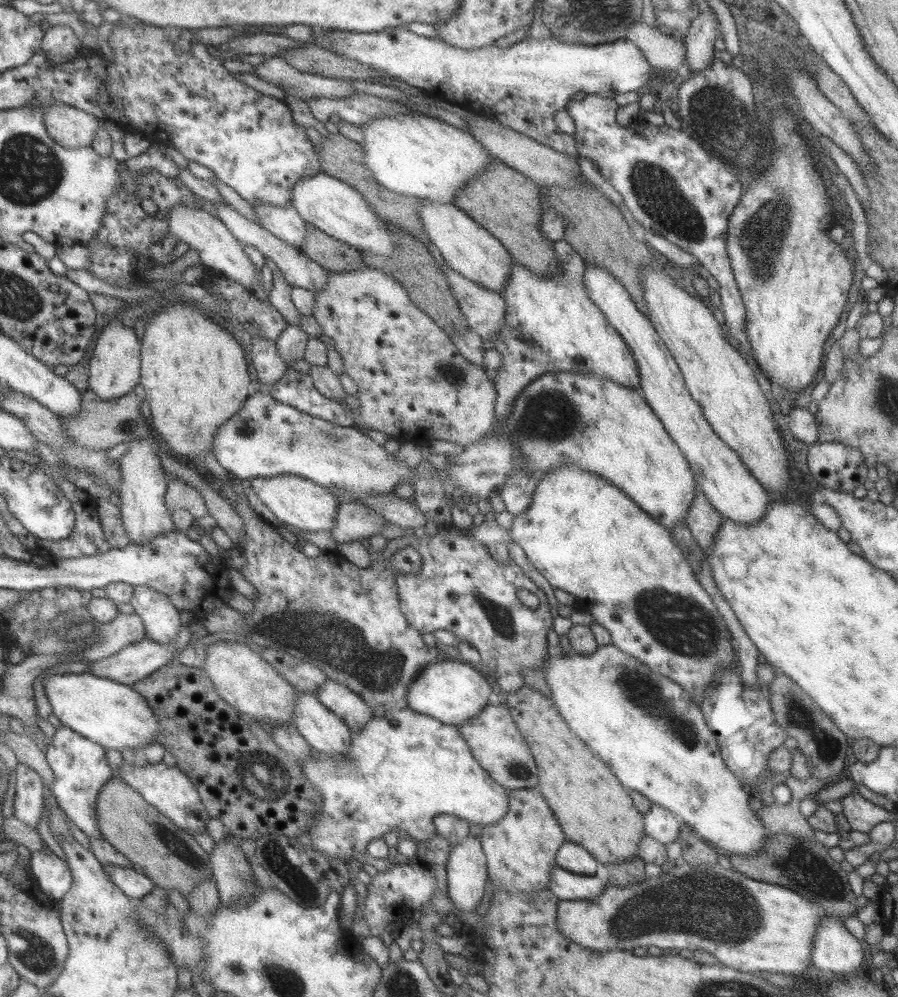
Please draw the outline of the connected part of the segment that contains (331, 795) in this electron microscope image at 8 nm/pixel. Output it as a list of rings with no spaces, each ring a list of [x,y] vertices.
[[[409,708],[391,710],[384,717],[372,715],[365,727],[351,733],[345,757],[335,761],[323,754],[319,758],[309,756],[299,768],[309,781],[311,790],[321,796],[320,810],[310,818],[305,833],[309,835],[313,849],[324,852],[327,858],[341,860],[344,865],[353,858],[353,852],[362,854],[367,842],[381,839],[385,832],[396,828],[404,830],[416,841],[431,840],[436,834],[432,822],[437,815],[455,816],[482,828],[501,820],[508,809],[507,790],[497,785],[477,764],[458,728]]]

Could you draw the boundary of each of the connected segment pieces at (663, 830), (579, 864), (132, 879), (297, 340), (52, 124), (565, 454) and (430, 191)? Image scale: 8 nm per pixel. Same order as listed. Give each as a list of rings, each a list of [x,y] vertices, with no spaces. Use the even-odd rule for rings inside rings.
[[[651,804],[643,818],[644,834],[664,845],[677,840],[677,835],[683,825],[676,814],[655,804]]]
[[[567,840],[557,849],[555,863],[577,875],[594,875],[597,866],[595,859],[582,846]]]
[[[103,865],[103,873],[107,875],[115,887],[132,900],[139,900],[155,887],[143,873],[134,868]]]
[[[288,325],[274,340],[275,352],[289,367],[298,367],[304,358],[309,336],[298,326]]]
[[[54,104],[43,110],[47,134],[63,148],[90,146],[94,141],[98,118],[68,104]]]
[[[576,372],[541,374],[514,398],[502,422],[501,432],[497,429],[491,433],[490,430],[482,439],[465,445],[460,452],[447,458],[446,472],[437,473],[440,482],[446,487],[445,493],[460,490],[461,496],[477,496],[480,500],[488,500],[493,492],[498,492],[514,470],[532,472],[539,478],[564,462],[588,470],[616,486],[655,523],[667,530],[684,520],[698,488],[683,453],[638,390],[615,385],[607,379],[593,377],[593,374]]]
[[[400,112],[395,116],[380,116],[359,126],[364,141],[364,159],[372,177],[387,190],[407,197],[426,199],[441,204],[452,204],[458,190],[461,190],[472,176],[482,172],[494,159],[471,133],[462,131],[437,118],[419,112]]]

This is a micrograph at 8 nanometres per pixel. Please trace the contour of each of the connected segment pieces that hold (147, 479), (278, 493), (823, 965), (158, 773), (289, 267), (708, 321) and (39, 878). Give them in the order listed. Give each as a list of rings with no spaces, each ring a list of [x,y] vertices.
[[[152,435],[144,440],[131,440],[129,442],[131,447],[117,459],[120,462],[122,476],[122,485],[118,492],[118,498],[122,502],[119,508],[120,519],[128,541],[134,544],[142,544],[158,534],[175,531],[173,520],[163,502],[168,475],[155,454],[157,443],[154,437],[156,436]]]
[[[278,474],[271,477],[251,478],[250,488],[281,523],[307,532],[331,532],[333,529],[337,507],[341,502],[334,494],[314,482],[292,474]]]
[[[823,914],[811,952],[813,966],[823,974],[854,974],[863,969],[861,944],[833,916]]]
[[[121,762],[112,776],[119,777],[127,786],[135,790],[135,793],[139,793],[147,805],[166,816],[181,830],[187,831],[192,836],[206,831],[205,824],[209,819],[207,811],[201,803],[192,780],[176,767],[165,766],[163,762],[147,764],[143,767],[135,767],[135,765]]]
[[[225,202],[213,204],[216,206],[216,212],[219,220],[230,230],[230,233],[243,246],[255,247],[263,257],[273,261],[281,272],[282,277],[290,287],[305,289],[307,292],[319,291],[325,287],[327,283],[327,271],[322,266],[310,260],[300,250],[295,247],[288,246],[287,243],[273,236],[268,230],[265,230],[259,224],[255,224],[246,218],[243,218],[239,213]]]
[[[663,270],[659,273],[643,271],[641,294],[645,299],[647,319],[675,359],[688,394],[700,406],[713,432],[739,456],[743,466],[767,492],[785,492],[789,484],[789,472],[787,472],[787,454],[783,448],[783,438],[775,430],[775,422],[771,418],[769,404],[757,384],[753,371],[745,359],[739,355],[738,350],[731,347],[725,339],[724,328],[719,325],[719,322],[716,322],[713,316],[714,310],[706,301],[699,297],[689,296],[684,290],[679,289]]]
[[[47,847],[30,851],[30,855],[29,869],[32,880],[49,898],[61,899],[72,883],[67,864],[59,860]]]

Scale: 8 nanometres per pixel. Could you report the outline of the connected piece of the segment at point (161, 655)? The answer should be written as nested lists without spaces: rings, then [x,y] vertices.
[[[184,625],[177,633],[176,639],[172,640],[168,646],[161,646],[149,638],[143,638],[140,641],[127,643],[118,651],[115,651],[115,654],[110,654],[109,656],[101,657],[95,661],[90,661],[87,672],[89,674],[94,674],[99,678],[108,678],[109,680],[113,680],[113,682],[126,684],[131,687],[134,682],[149,676],[149,674],[155,672],[158,668],[171,662],[171,660],[173,660],[174,652],[183,650],[189,637],[189,629],[187,629],[187,625]]]

